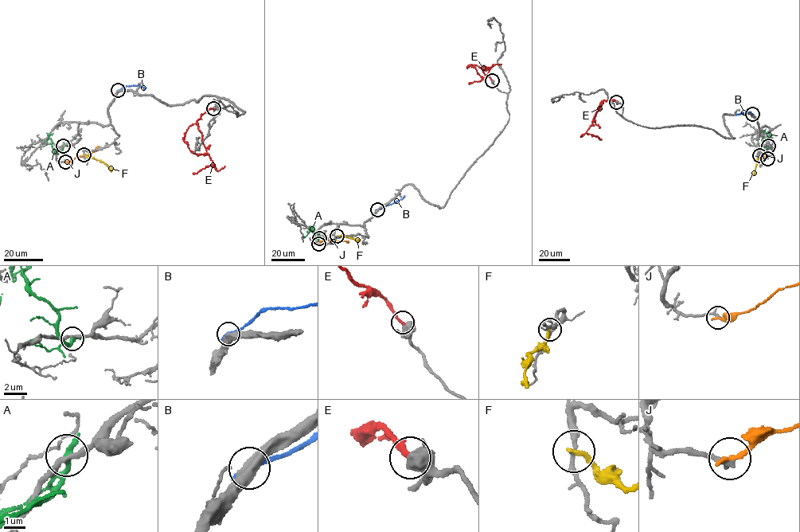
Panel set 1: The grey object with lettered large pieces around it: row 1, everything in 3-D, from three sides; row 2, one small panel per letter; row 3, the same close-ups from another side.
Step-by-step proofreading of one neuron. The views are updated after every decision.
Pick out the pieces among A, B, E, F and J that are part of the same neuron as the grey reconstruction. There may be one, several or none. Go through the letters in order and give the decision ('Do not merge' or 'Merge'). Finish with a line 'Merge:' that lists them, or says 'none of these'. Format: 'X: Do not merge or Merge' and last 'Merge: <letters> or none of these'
A: Do not merge
B: Do not merge
E: Merge
F: Do not merge
J: Do not merge
Merge: E

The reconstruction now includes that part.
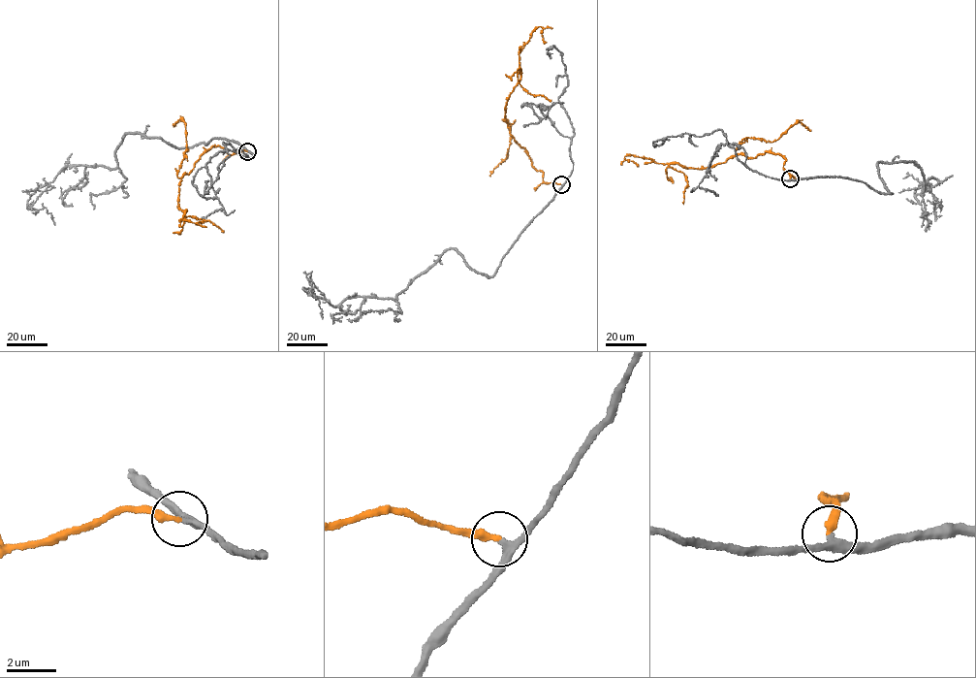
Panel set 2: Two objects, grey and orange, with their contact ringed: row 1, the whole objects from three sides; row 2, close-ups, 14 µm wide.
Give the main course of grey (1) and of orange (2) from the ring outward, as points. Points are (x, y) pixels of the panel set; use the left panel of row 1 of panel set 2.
1: (247, 151), (127, 133), (115, 168), (69, 165), (36, 189), (26, 207), (54, 225)
2: (247, 151), (229, 155), (223, 147), (212, 146), (182, 176), (177, 207), (186, 209), (179, 220), (204, 222)

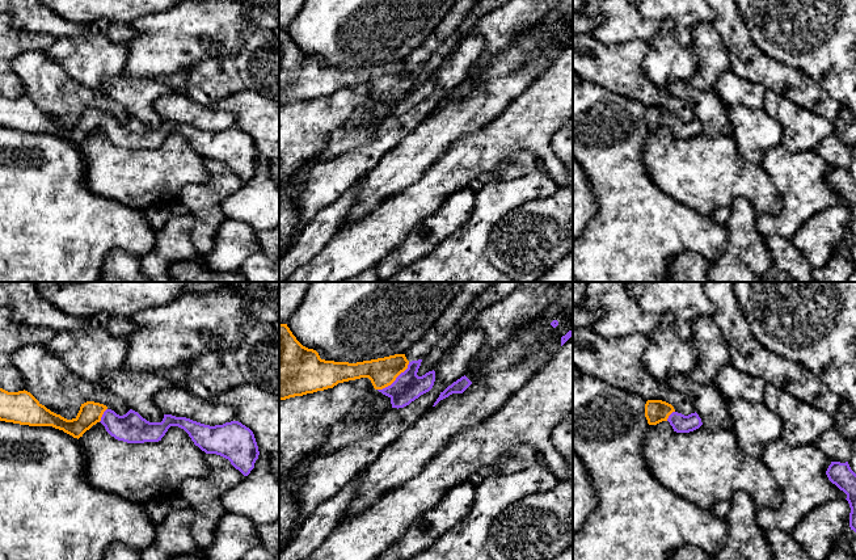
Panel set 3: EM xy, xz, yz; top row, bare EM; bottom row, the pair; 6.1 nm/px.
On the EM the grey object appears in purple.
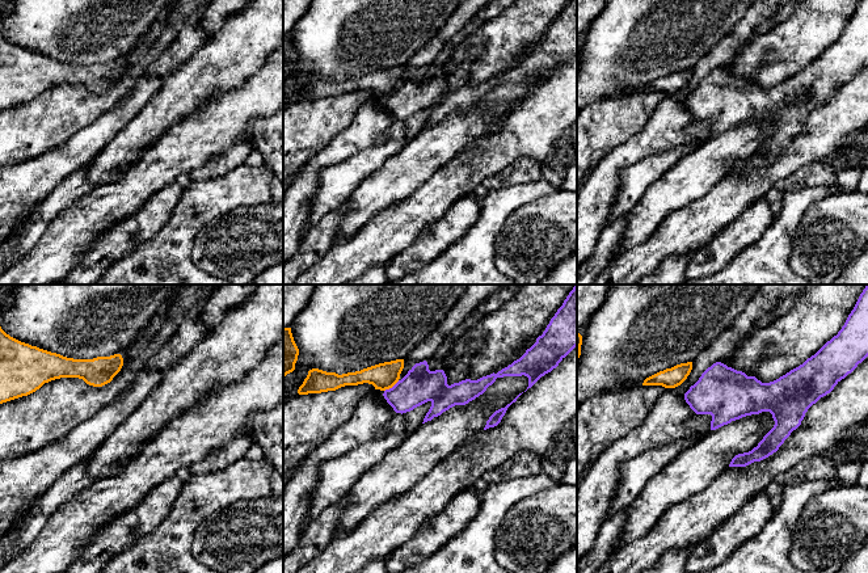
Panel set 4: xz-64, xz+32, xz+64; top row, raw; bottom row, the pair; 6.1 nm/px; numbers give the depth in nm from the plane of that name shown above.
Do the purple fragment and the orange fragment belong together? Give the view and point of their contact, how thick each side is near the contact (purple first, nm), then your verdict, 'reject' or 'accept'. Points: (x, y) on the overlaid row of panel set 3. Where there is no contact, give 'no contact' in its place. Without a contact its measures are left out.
contact xz (396, 379); calibres 180 and 180 nm; accept

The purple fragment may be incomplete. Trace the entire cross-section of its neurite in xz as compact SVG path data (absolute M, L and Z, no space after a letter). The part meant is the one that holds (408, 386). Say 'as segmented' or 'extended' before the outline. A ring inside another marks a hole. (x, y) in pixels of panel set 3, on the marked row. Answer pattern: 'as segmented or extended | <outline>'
extended | M279 324L279 401L368 378L375 390L391 399L392 408L404 408L434 386L434 370L417 375L421 362L409 362L405 354L357 363L325 361L303 346L287 324Z

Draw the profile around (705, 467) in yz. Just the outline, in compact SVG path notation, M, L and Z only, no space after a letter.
M669 421L649 425L642 439L644 456L652 475L667 489L701 509L730 501L738 493L751 496L759 508L779 508L783 492L760 458L745 454L734 433L720 428L708 430L703 425L690 433L676 433Z

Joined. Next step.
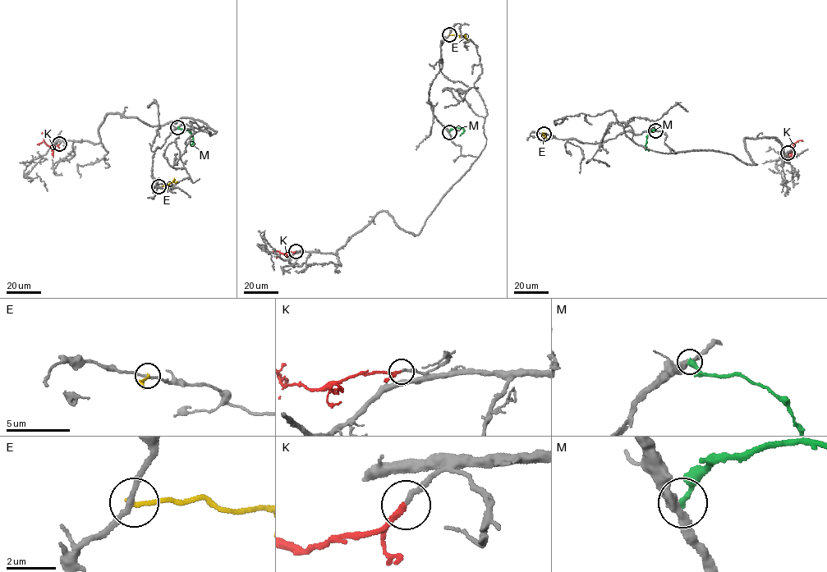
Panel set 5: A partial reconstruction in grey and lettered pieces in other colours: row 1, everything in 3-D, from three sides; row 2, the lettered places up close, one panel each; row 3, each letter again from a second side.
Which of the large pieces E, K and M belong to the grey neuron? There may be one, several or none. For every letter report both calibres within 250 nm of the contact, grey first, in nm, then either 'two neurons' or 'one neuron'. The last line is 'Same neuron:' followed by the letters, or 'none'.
E: 200 nm thick on the grey side, 180 nm on the other; two neurons
K: 200 nm thick on the grey side, 160 nm on the other; one neuron
M: 380 nm thick on the grey side, 240 nm on the other; two neurons
Same neuron: K

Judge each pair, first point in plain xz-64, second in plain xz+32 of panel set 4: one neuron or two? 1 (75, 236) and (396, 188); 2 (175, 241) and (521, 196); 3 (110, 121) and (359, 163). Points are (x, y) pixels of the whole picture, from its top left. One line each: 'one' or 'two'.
1: two
2: one
3: one

